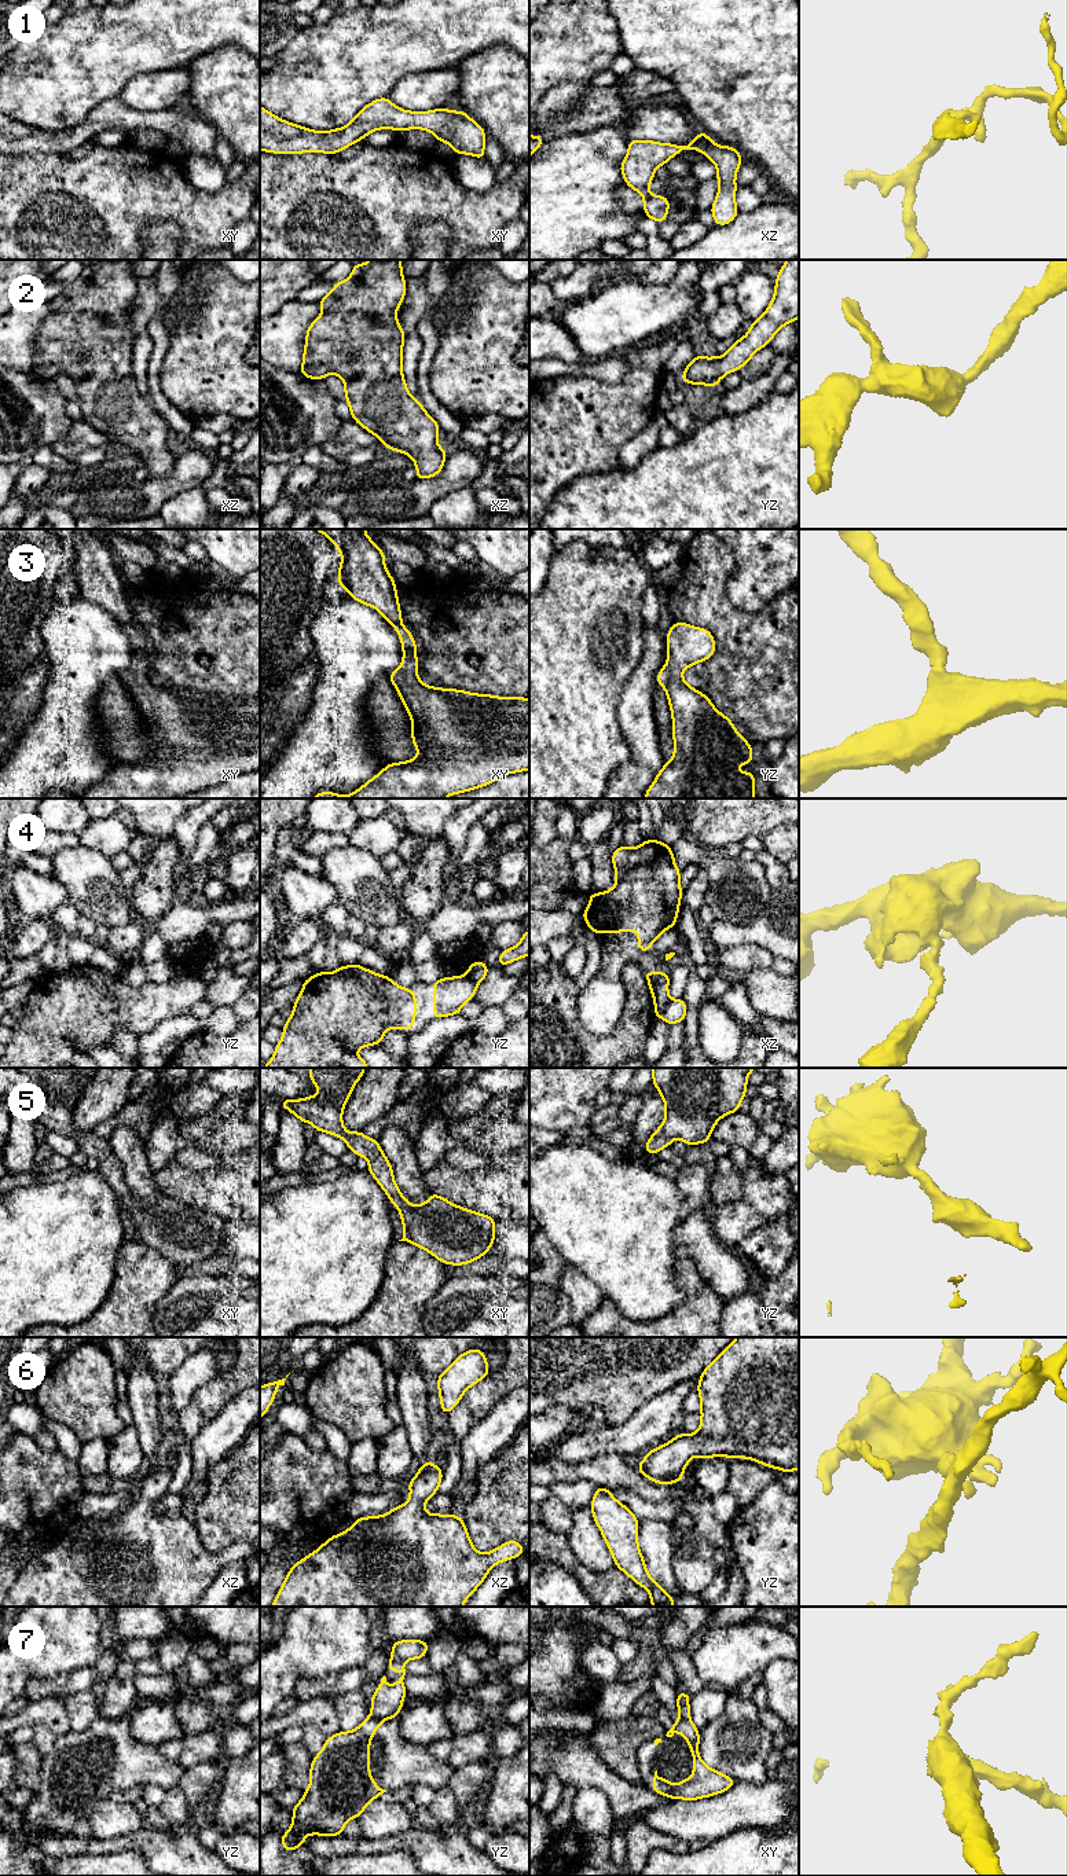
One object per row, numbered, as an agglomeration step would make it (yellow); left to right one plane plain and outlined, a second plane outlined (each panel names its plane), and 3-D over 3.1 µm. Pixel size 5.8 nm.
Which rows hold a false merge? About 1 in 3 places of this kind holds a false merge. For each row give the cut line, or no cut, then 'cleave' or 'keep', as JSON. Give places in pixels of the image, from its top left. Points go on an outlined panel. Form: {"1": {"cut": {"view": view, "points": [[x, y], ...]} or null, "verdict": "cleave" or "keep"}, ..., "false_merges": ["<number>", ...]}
{"1": {"cut": null, "verdict": "keep"}, "2": {"cut": null, "verdict": "keep"}, "3": {"cut": null, "verdict": "keep"}, "4": {"cut": {"view": "xz", "points": [[670, 999], [657, 1014]]}, "verdict": "cleave"}, "5": {"cut": null, "verdict": "keep"}, "6": {"cut": null, "verdict": "keep"}, "7": {"cut": {"view": "yz", "points": [[370, 1714], [381, 1721]]}, "verdict": "cleave"}, "false_merges": ["4", "7"]}

